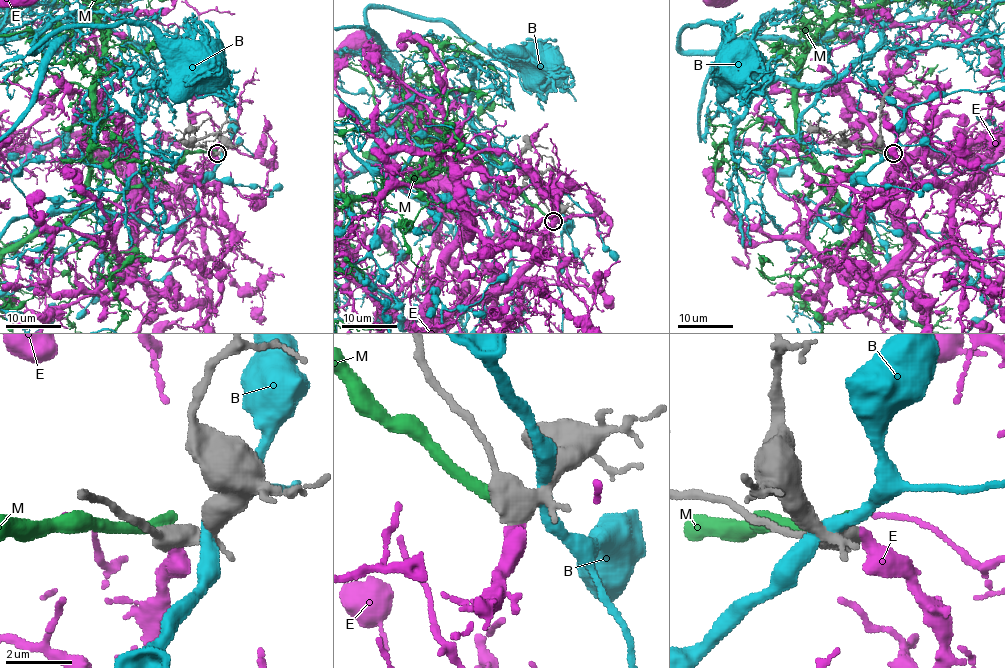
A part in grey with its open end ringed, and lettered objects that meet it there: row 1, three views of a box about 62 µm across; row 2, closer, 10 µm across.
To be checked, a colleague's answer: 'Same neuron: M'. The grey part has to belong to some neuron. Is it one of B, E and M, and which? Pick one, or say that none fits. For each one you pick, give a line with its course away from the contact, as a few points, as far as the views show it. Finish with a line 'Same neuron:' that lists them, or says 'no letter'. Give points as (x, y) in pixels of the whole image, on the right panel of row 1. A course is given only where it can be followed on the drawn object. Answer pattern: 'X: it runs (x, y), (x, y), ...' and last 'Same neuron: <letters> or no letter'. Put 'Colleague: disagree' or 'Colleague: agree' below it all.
Same neuron: E
Colleague: disagree

